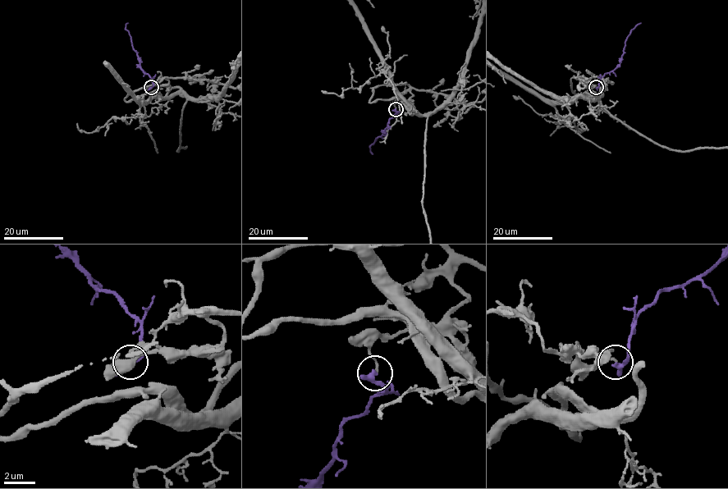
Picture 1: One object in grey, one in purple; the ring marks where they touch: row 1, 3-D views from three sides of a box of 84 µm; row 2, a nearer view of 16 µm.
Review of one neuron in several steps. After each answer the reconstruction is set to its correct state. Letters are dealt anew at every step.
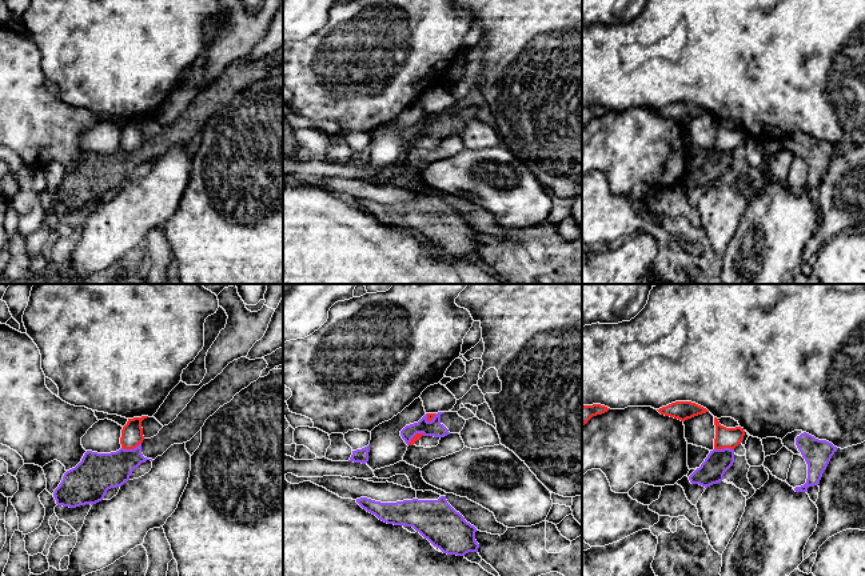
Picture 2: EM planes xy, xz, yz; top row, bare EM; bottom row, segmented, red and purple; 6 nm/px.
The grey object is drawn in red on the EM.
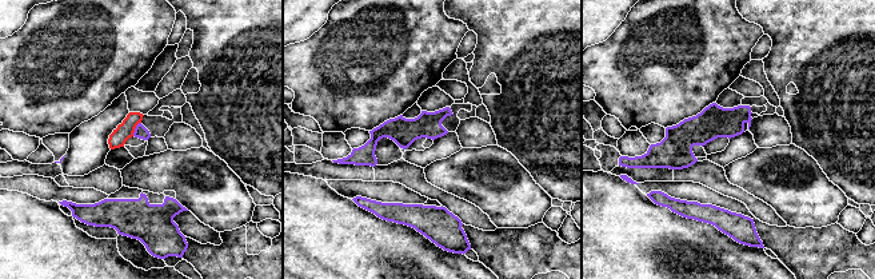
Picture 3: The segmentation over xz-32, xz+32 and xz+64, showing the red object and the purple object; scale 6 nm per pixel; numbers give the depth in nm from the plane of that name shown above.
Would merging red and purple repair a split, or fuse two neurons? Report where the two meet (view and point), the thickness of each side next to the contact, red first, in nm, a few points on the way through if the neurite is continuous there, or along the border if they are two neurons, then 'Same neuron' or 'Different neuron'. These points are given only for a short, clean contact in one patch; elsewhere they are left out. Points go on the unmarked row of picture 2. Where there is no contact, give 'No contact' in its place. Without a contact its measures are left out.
Touches red at xy (131, 150). Thickness 130 nm (red) against 240 nm. Boundary: xy (140, 143), (132, 150), (122, 150). Different neuron

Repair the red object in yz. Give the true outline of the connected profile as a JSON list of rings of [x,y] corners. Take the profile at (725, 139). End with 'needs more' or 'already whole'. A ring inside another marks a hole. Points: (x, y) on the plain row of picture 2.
[[[714,119],[715,140],[714,151],[730,149],[734,151],[744,141],[745,132],[741,128],[726,129],[719,125],[718,120]]]; already whole

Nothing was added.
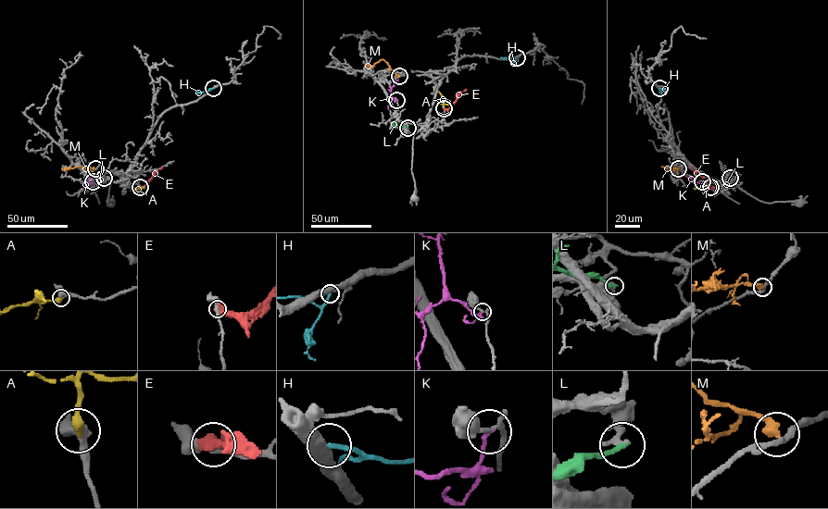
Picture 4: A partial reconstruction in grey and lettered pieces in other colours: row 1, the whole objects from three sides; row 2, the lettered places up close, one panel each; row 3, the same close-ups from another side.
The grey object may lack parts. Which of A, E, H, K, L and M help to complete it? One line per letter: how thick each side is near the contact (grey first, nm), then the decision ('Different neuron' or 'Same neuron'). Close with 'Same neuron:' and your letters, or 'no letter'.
A: Thickness 460 nm (grey) against 400 nm. Same neuron
E: Thickness 360 nm (grey) against 600 nm. Different neuron
H: Thickness 550 nm (grey) against 200 nm. Different neuron
K: Thickness 170 nm (grey) against 140 nm. Different neuron
L: Thickness 260 nm (grey) against 260 nm. Different neuron
M: Thickness 260 nm (grey) against 440 nm. Different neuron
Same neuron: A

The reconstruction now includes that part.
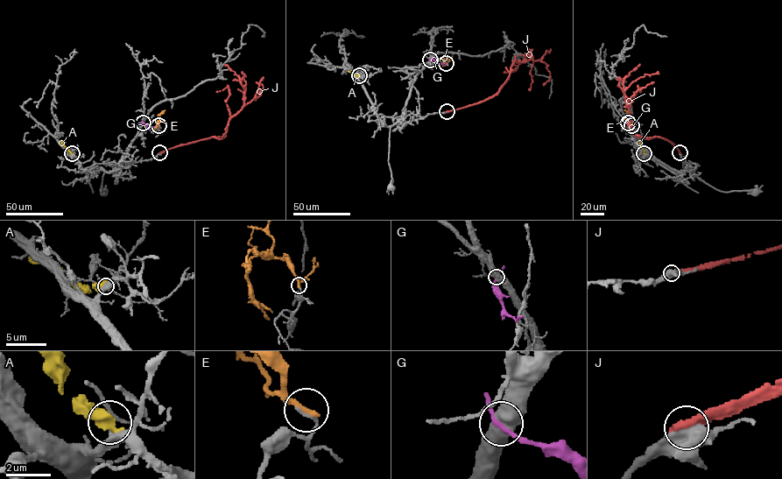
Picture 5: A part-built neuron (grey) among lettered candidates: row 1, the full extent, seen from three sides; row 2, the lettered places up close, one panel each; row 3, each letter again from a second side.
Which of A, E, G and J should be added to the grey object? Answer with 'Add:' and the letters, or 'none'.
Add: none

